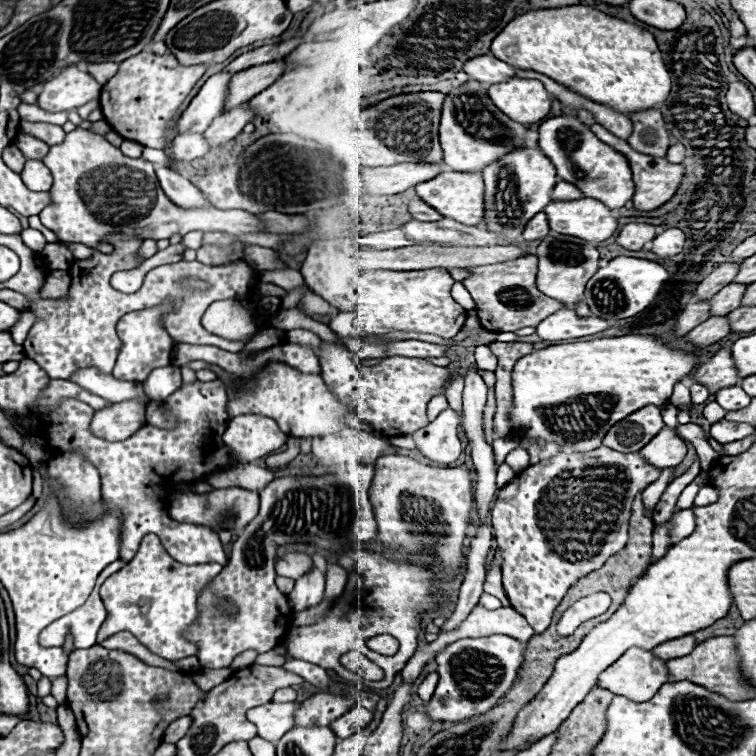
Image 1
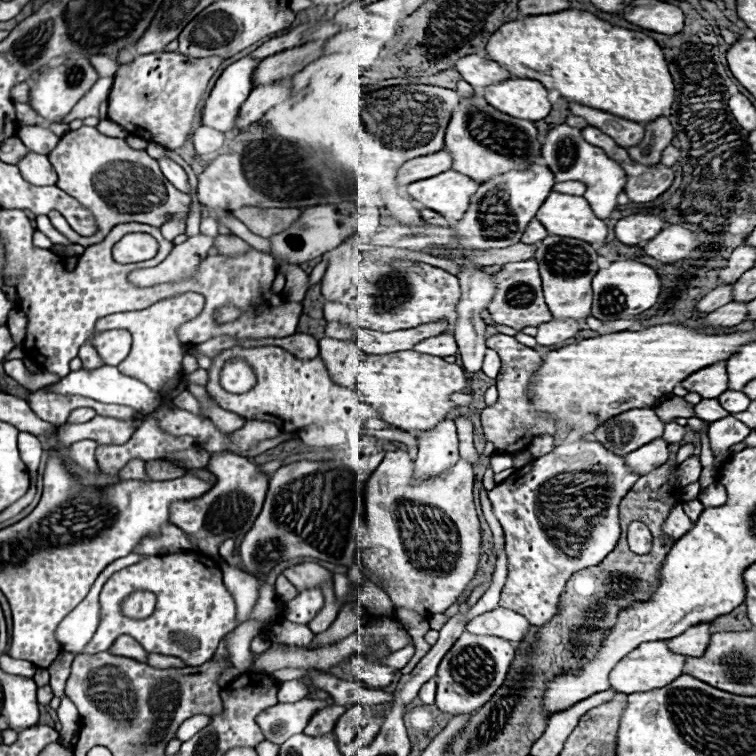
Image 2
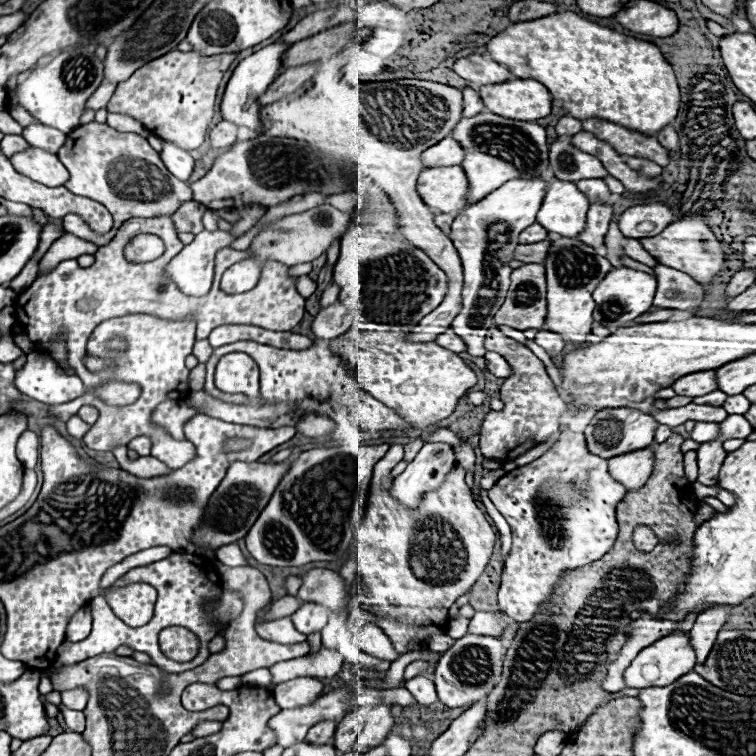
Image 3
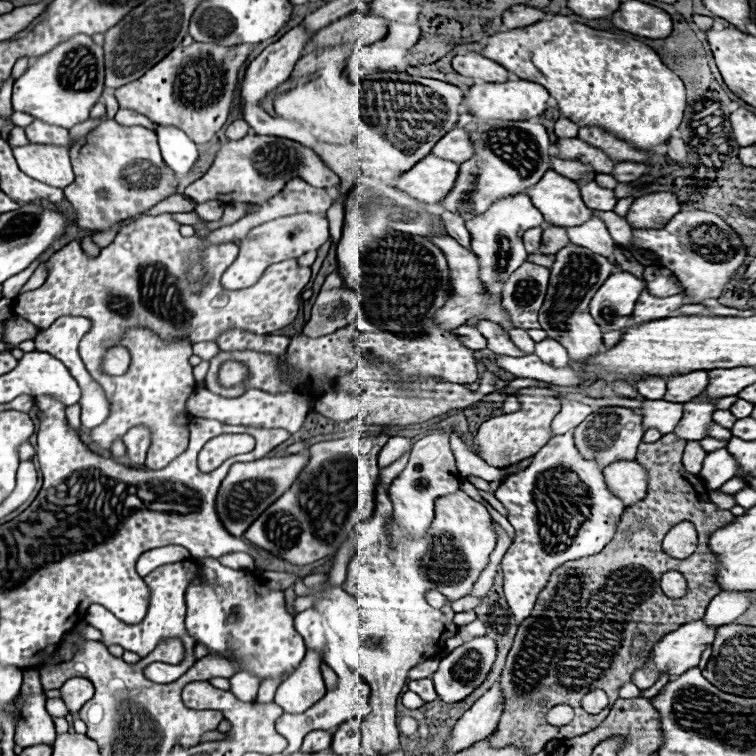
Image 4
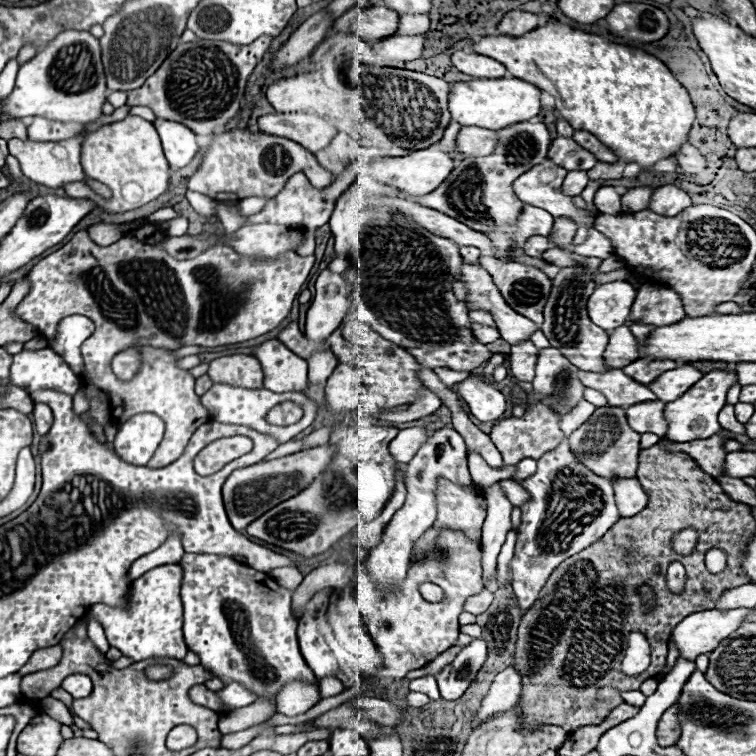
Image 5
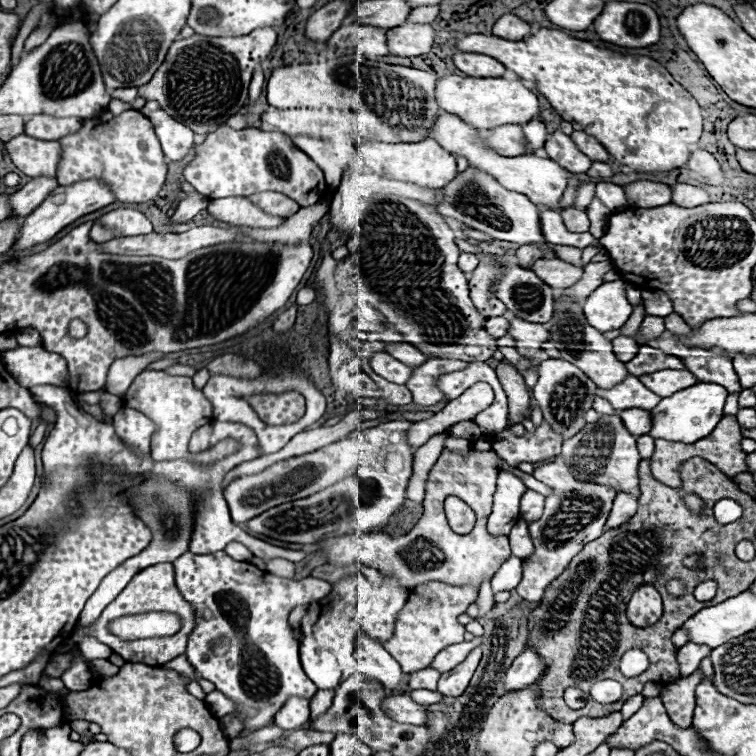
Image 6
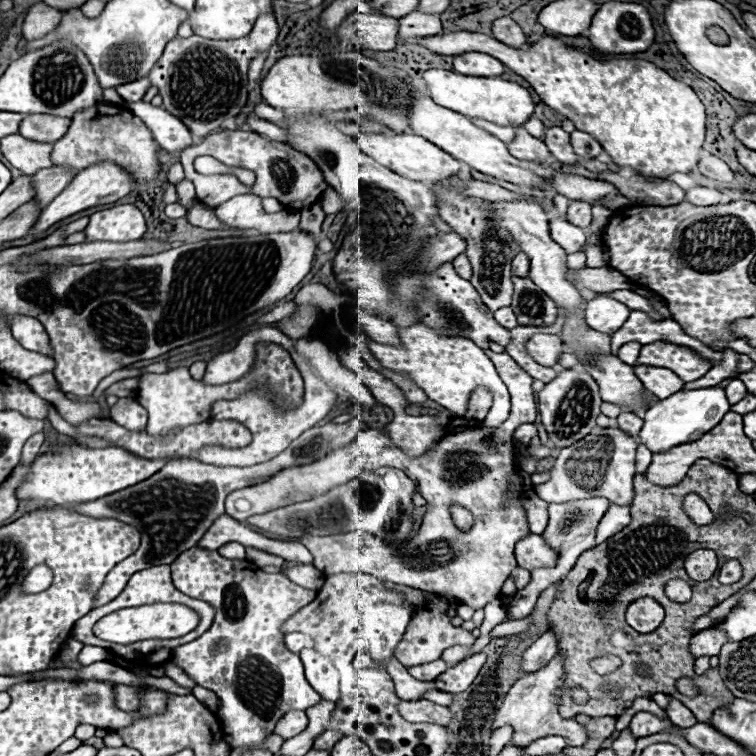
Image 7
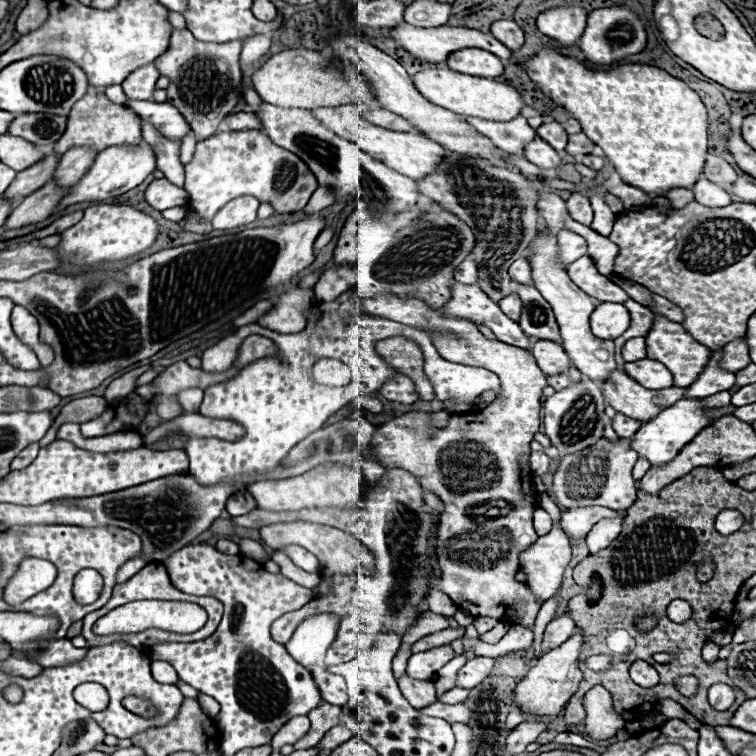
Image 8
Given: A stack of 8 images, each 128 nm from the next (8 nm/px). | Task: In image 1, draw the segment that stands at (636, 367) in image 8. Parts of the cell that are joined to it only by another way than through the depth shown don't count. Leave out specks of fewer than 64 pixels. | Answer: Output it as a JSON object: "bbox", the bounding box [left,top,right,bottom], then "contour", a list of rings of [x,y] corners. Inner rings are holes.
{"bbox":[694,348,740,394],"contour":[[[730,348],[718,350],[708,362],[704,362],[694,374],[694,382],[704,384],[710,394],[716,394],[720,388],[738,384],[740,376],[736,376],[736,364],[732,360]]]}

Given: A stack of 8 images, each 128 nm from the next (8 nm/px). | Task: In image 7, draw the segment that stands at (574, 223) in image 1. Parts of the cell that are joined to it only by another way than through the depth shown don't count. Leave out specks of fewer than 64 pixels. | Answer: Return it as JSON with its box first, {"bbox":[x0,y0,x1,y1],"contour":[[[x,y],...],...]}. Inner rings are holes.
{"bbox":[408,94,556,192],"contour":[[[412,94],[412,106],[410,106],[408,112],[410,112],[408,118],[410,118],[410,126],[412,126],[414,134],[424,136],[432,144],[444,148],[444,152],[448,152],[450,156],[456,156],[456,160],[462,160],[462,162],[470,164],[474,170],[478,170],[482,174],[488,174],[492,178],[516,184],[516,186],[526,184],[526,186],[532,186],[532,188],[554,192],[554,188],[548,182],[556,174],[554,168],[550,168],[548,164],[540,164],[536,160],[518,160],[518,158],[510,156],[504,142],[500,142],[496,136],[484,132],[482,128],[474,126],[466,116],[434,104],[430,96]]]}

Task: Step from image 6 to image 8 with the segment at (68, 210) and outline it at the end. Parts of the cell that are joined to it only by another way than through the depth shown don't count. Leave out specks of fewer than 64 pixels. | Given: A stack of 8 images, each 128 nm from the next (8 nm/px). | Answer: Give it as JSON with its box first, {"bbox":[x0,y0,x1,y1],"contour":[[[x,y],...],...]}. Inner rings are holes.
{"bbox":[54,144,156,214],"contour":[[[138,144],[134,148],[106,148],[102,152],[98,152],[92,168],[70,188],[70,192],[64,196],[64,200],[60,200],[60,204],[54,208],[54,214],[72,206],[72,204],[80,204],[80,202],[102,202],[108,198],[116,198],[122,196],[124,192],[136,188],[138,184],[142,184],[142,180],[152,174],[156,168],[156,158],[150,150],[148,144]]]}

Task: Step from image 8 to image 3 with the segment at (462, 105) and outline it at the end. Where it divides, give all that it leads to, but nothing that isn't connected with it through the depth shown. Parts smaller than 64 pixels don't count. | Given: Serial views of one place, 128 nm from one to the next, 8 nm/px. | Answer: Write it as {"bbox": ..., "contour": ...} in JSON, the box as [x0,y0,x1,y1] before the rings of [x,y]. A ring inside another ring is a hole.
{"bbox":[478,80,550,122],"contour":[[[508,80],[502,84],[486,84],[478,88],[484,108],[492,114],[534,122],[550,114],[550,92],[536,80]]]}

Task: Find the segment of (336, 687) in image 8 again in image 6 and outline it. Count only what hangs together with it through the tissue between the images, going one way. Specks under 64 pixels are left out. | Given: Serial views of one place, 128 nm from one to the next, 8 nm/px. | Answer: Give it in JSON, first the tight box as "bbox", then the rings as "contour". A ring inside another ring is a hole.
{"bbox":[300,636,342,690],"contour":[[[304,636],[300,640],[300,658],[302,658],[304,672],[318,688],[330,690],[340,684],[342,672],[336,658],[330,652],[320,650],[312,636]]]}

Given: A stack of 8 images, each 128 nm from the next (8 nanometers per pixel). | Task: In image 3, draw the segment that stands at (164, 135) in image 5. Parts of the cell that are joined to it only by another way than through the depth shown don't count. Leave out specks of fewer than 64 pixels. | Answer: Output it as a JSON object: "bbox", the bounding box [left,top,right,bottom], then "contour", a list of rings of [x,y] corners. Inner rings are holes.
{"bbox":[160,142,194,182],"contour":[[[164,142],[164,148],[162,148],[162,152],[160,152],[160,158],[162,158],[164,166],[166,166],[178,180],[188,182],[188,178],[190,178],[190,174],[192,174],[192,168],[194,168],[194,160],[192,160],[192,156],[190,156],[186,150],[182,150],[182,148],[178,148],[178,146],[170,144],[170,142]]]}

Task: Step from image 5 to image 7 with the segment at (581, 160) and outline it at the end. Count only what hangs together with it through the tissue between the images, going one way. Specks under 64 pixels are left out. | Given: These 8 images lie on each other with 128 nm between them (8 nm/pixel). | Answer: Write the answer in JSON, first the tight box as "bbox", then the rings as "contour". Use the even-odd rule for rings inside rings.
{"bbox":[544,126,580,166],"contour":[[[552,126],[544,132],[544,142],[548,146],[548,150],[552,152],[552,156],[562,162],[562,164],[568,164],[568,166],[574,166],[580,162],[580,156],[576,156],[572,152],[572,146],[570,146],[570,134],[564,132],[560,126]]]}

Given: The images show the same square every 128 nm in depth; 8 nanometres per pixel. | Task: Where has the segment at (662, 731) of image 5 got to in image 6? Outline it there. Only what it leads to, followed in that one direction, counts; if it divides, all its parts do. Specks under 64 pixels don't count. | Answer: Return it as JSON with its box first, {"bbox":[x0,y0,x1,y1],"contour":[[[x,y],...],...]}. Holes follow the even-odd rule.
{"bbox":[660,670,702,728],"contour":[[[696,670],[692,676],[663,688],[660,696],[670,720],[680,728],[690,728],[694,714],[694,688],[702,680],[702,672]]]}

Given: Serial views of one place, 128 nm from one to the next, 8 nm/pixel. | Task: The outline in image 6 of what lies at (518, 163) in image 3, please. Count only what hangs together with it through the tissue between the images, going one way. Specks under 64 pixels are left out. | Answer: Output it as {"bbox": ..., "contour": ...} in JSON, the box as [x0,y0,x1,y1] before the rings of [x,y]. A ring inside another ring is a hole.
{"bbox":[432,118,546,246],"contour":[[[536,118],[530,120],[528,124],[522,126],[522,132],[524,132],[524,138],[526,138],[528,146],[530,146],[530,148],[524,150],[524,154],[534,154],[536,150],[544,148],[544,144],[546,144],[546,128],[544,128],[544,124],[540,120],[536,120]],[[468,166],[464,172],[460,172],[454,180],[450,180],[444,188],[442,188],[442,202],[432,204],[438,212],[444,212],[444,216],[448,218],[456,218],[462,224],[482,230],[486,234],[490,234],[496,240],[504,240],[504,242],[512,242],[518,246],[524,244],[542,244],[544,236],[540,232],[538,226],[538,206],[532,204],[524,194],[518,192],[510,192],[506,188],[502,188],[496,178],[492,178],[490,174]],[[492,206],[496,206],[498,210],[502,210],[504,216],[492,216]]]}

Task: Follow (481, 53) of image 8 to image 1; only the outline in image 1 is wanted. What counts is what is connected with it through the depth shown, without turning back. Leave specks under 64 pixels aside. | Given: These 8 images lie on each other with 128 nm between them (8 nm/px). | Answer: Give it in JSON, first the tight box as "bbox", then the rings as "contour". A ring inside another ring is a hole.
{"bbox":[464,54,514,84],"contour":[[[490,54],[476,56],[468,62],[464,62],[464,72],[472,80],[478,80],[484,84],[498,84],[498,82],[506,82],[506,80],[514,78],[514,68]]]}

